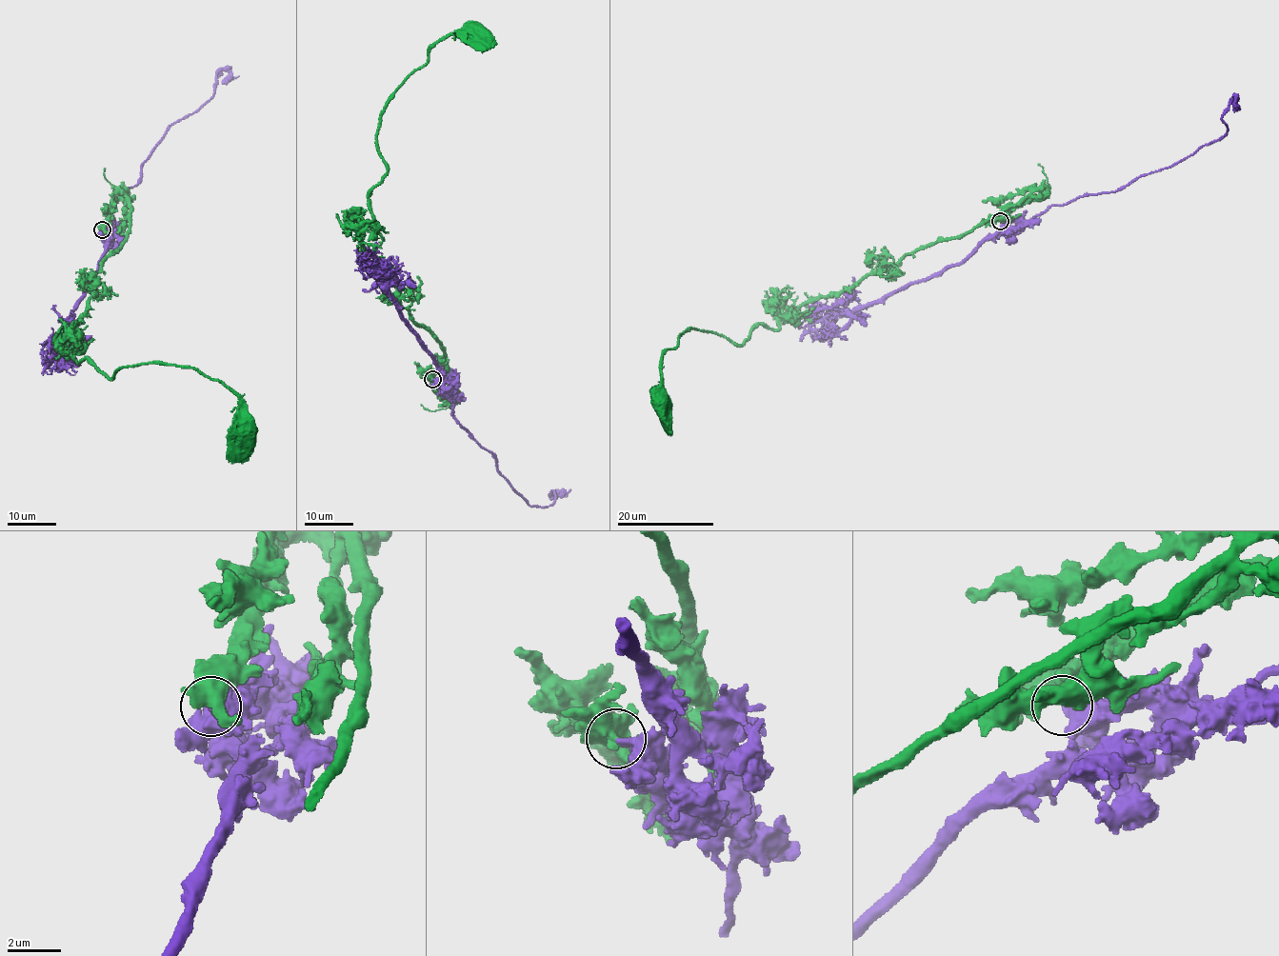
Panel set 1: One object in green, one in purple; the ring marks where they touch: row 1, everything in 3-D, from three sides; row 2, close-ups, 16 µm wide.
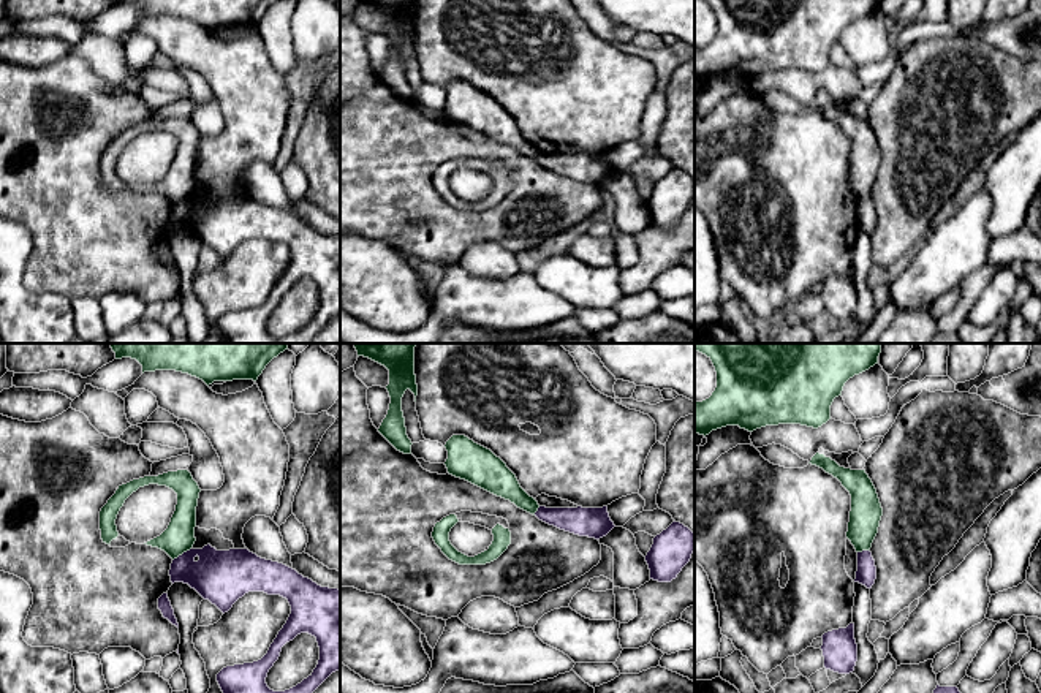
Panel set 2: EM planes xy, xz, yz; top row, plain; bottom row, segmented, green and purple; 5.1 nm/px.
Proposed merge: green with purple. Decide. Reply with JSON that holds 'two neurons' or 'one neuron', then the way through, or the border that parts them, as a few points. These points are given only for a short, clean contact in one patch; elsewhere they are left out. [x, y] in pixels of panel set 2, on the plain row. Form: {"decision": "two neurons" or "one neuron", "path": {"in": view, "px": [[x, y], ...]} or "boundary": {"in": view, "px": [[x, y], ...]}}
{"decision": "two neurons"}

